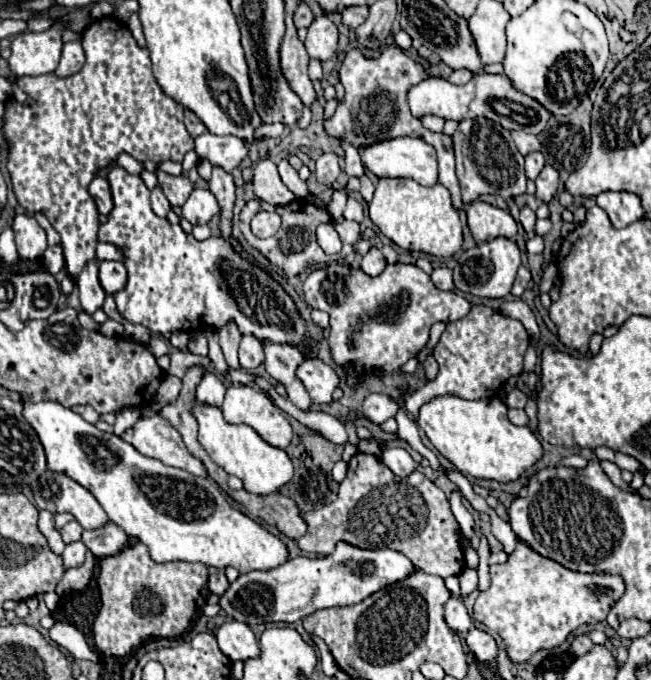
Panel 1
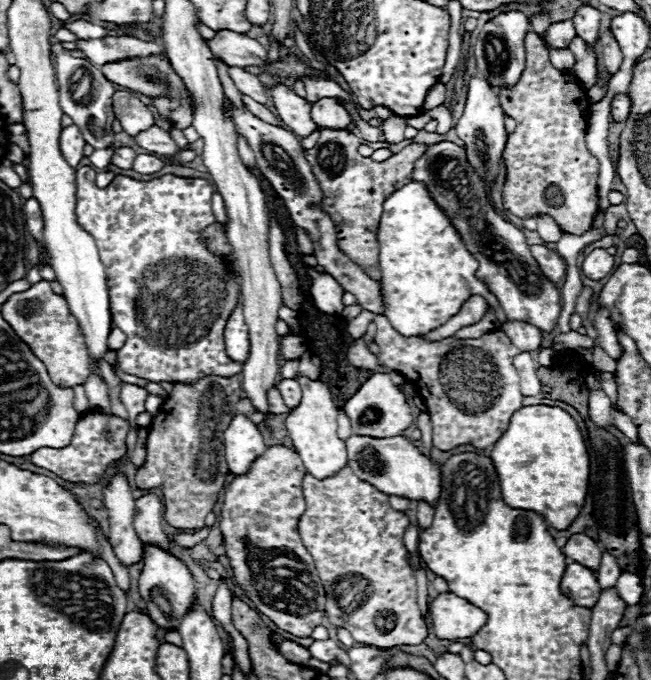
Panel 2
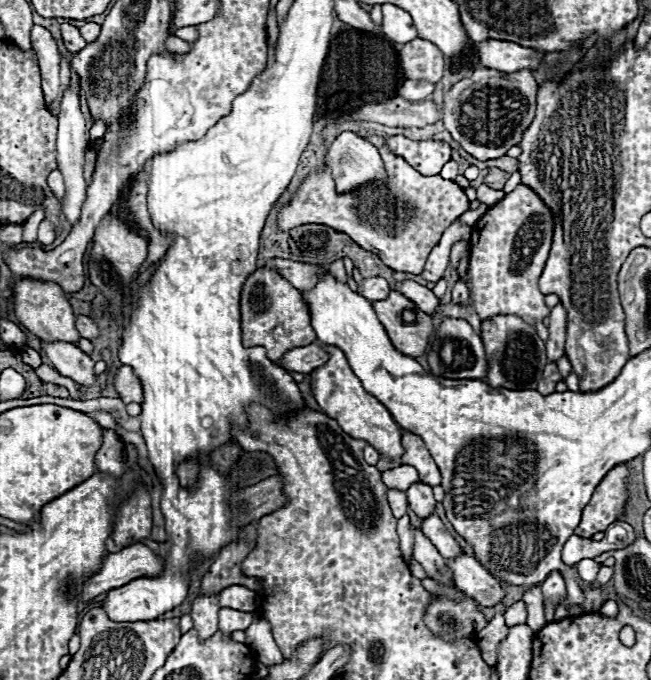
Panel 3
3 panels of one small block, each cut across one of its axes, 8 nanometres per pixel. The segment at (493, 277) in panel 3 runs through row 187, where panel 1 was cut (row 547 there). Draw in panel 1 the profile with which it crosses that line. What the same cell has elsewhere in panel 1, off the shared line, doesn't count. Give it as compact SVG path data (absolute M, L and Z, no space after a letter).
M518 542L506 564L490 566L490 588L476 598L472 618L502 636L510 660L526 662L536 650L564 642L580 624L606 620L608 610L624 596L624 590L626 584L620 576L572 572Z

